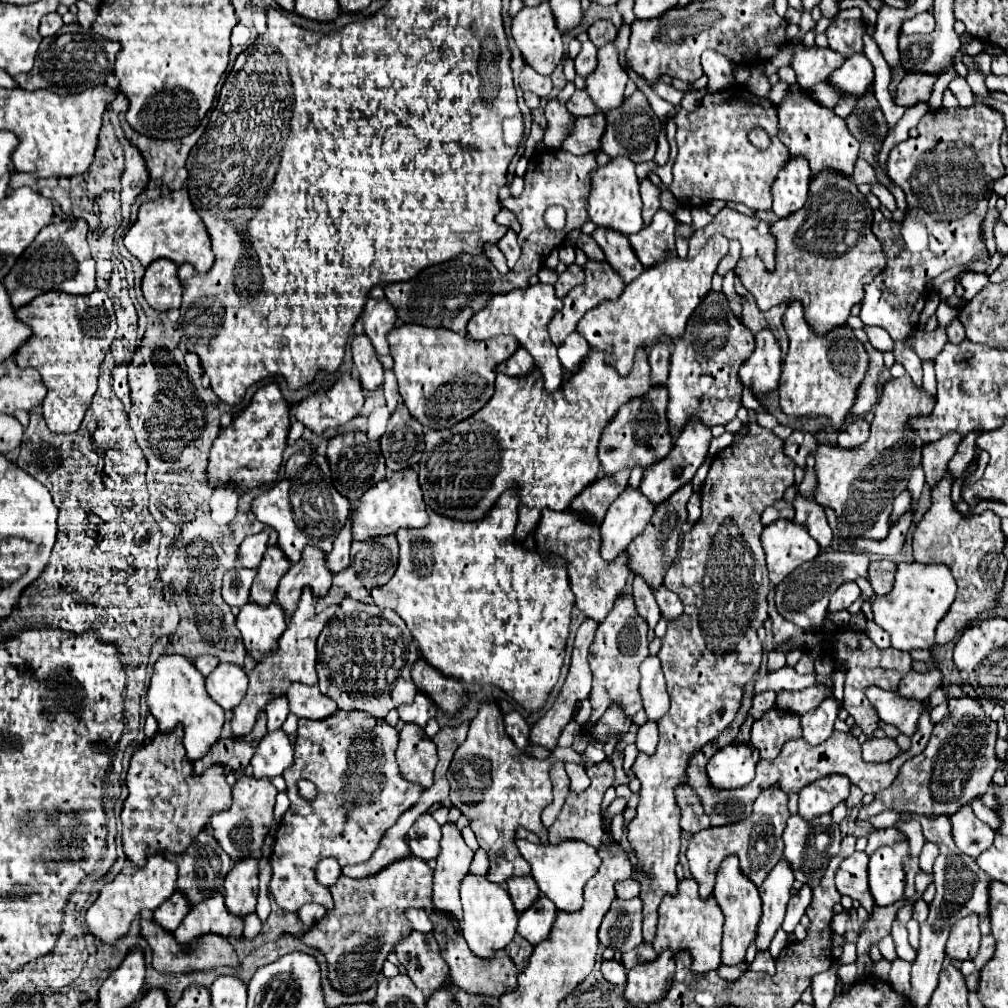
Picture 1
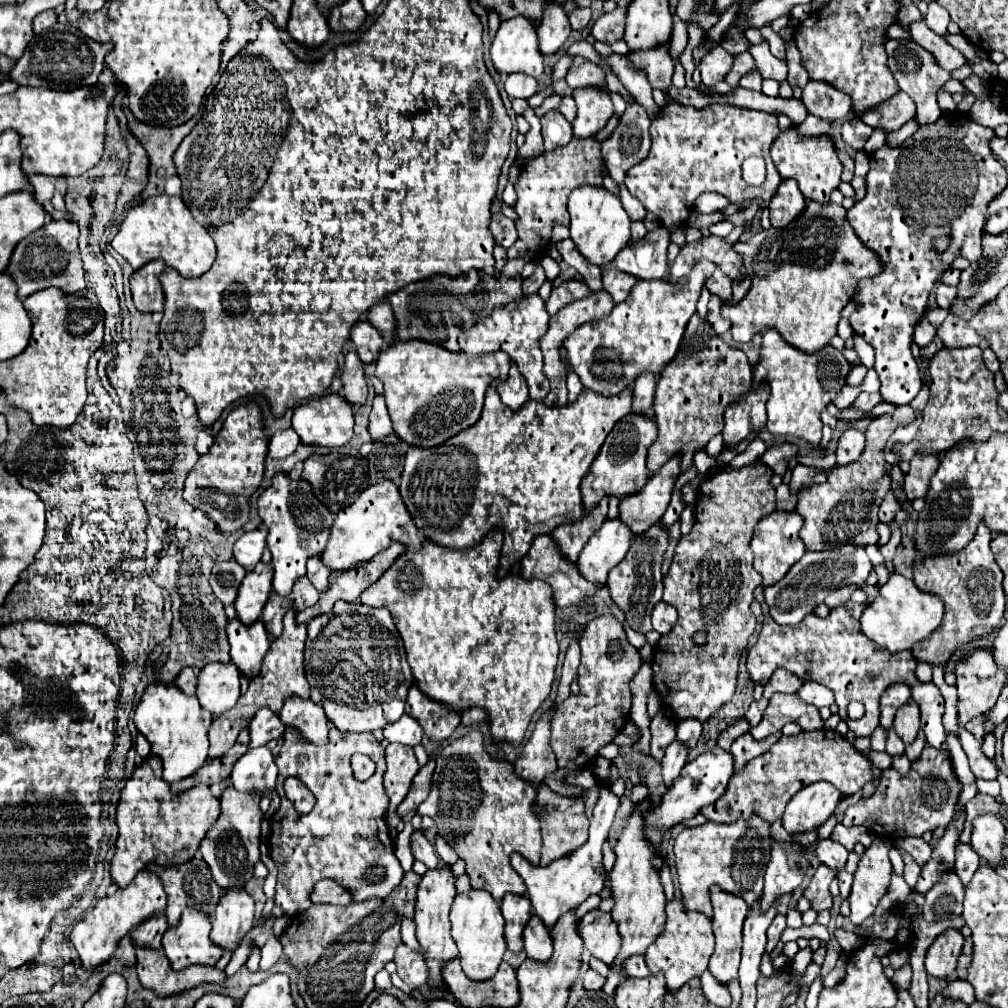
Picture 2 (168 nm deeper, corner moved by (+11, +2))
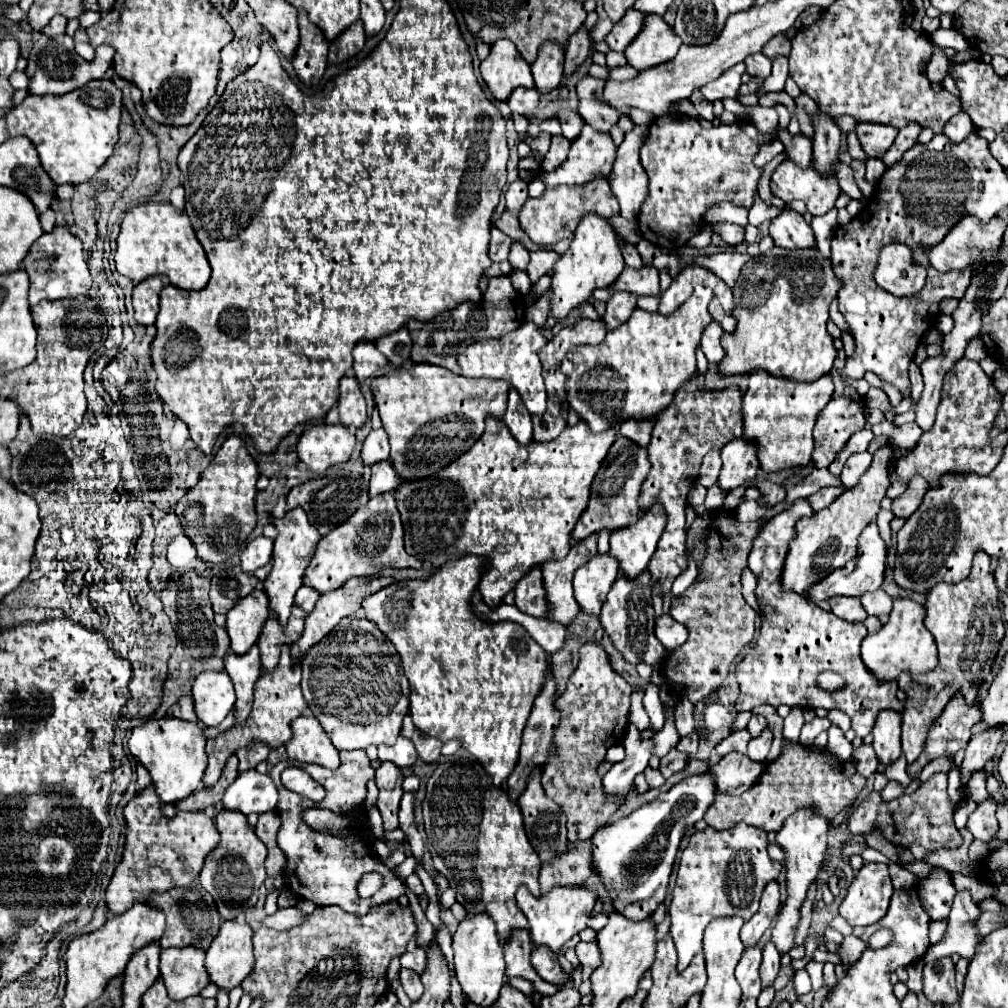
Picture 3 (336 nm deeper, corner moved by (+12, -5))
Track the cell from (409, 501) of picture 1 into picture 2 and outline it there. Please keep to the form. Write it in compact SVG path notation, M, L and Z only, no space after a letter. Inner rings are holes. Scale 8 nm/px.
M380 481L370 487L366 487L360 497L344 507L344 511L336 513L334 525L332 525L332 535L330 541L322 553L322 561L332 569L332 571L344 571L352 569L354 565L362 561L370 561L378 551L390 545L390 541L402 541L404 545L408 543L410 547L420 547L422 537L416 531L416 525L412 523L412 517L408 515L408 509L404 507L404 501L400 499L398 485L394 481Z

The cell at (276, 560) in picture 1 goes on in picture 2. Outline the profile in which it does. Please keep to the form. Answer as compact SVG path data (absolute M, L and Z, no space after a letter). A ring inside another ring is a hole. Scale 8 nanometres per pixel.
M256 563L252 571L246 573L244 583L240 585L238 597L234 601L238 619L246 625L254 623L272 591L272 563Z

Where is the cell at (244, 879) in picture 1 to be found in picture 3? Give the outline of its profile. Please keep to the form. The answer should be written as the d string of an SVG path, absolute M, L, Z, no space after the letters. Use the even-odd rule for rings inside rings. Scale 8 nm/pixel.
M235 920L221 924L205 960L211 984L229 992L241 986L241 982L253 972L255 956L251 936L253 930L249 924L239 924Z

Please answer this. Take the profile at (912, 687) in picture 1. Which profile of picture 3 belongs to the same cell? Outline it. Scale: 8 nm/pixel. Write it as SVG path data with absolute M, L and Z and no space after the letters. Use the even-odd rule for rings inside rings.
M883 710L873 728L873 748L883 766L899 760L901 756L901 714Z

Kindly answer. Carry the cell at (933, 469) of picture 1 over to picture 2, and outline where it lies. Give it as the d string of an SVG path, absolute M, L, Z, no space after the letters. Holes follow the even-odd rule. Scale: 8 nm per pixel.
M914 455L910 471L904 479L904 493L908 499L918 499L928 493L928 483L940 463L938 455Z

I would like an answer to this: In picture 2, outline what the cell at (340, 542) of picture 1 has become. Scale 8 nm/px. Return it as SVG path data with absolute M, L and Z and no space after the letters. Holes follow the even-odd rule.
M314 555L312 559L308 559L308 577L312 581L312 585L318 591L324 591L328 587L328 577L330 577L330 567L326 567L326 563L322 561L322 555Z

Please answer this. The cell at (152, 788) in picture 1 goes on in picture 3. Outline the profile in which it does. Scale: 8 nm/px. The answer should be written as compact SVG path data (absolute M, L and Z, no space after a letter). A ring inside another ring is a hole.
M153 786L139 792L123 812L127 820L127 842L105 898L107 908L111 908L115 916L129 910L133 902L147 902L151 892L163 894L175 886L193 884L205 858L219 844L215 822L205 812L179 814L175 818L163 816Z

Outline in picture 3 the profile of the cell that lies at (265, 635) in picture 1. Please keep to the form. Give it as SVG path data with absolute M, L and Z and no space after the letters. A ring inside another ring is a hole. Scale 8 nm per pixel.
M253 646L243 656L235 656L229 652L225 658L225 672L231 676L231 682L233 682L235 692L237 692L237 702L235 702L233 712L235 712L235 724L239 724L251 712L253 686L255 686L257 678L261 676L259 648Z

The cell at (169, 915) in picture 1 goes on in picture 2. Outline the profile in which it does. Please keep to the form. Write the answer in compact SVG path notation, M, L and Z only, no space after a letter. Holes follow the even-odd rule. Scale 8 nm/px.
M162 911L160 915L154 915L152 919L148 919L148 923L140 923L140 927L136 927L136 931L132 931L132 941L136 945L160 949L162 947L160 939L166 929L168 929L168 921L166 921L166 913Z

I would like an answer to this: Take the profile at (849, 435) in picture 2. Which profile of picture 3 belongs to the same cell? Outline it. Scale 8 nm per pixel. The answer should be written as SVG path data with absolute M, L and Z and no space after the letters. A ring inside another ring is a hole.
M861 452L861 454L851 454L849 460L843 466L841 472L841 480L845 488L855 488L855 484L859 484L859 478L863 476L863 472L869 470L873 456L869 452Z

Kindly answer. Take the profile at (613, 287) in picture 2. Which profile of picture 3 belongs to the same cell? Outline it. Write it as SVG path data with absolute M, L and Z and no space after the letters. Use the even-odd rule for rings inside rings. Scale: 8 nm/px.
M617 292L609 302L607 302L607 312L603 316L605 328L607 330L615 330L615 326L621 326L623 322L627 322L627 318L633 314L635 310L635 300L637 296L627 294L627 292Z

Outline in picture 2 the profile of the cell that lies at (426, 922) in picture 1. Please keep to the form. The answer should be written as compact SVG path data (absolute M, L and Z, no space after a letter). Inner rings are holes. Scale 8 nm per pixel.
M402 919L402 941L414 951L418 951L418 947L420 947L420 943L416 939L416 927L414 927L412 919Z

